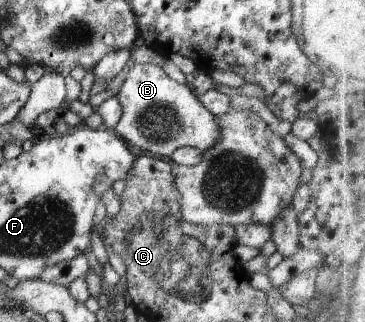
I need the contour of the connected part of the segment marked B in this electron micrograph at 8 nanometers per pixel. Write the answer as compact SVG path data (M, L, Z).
M135 64L130 68L127 76L120 79L121 90L117 98L123 110L122 117L116 127L113 129L117 136L120 136L125 142L134 144L136 148L162 156L170 157L174 150L181 147L191 147L204 153L209 150L220 137L219 127L215 117L200 103L199 98L194 95L188 84L179 84L171 80L160 66L152 64Z

